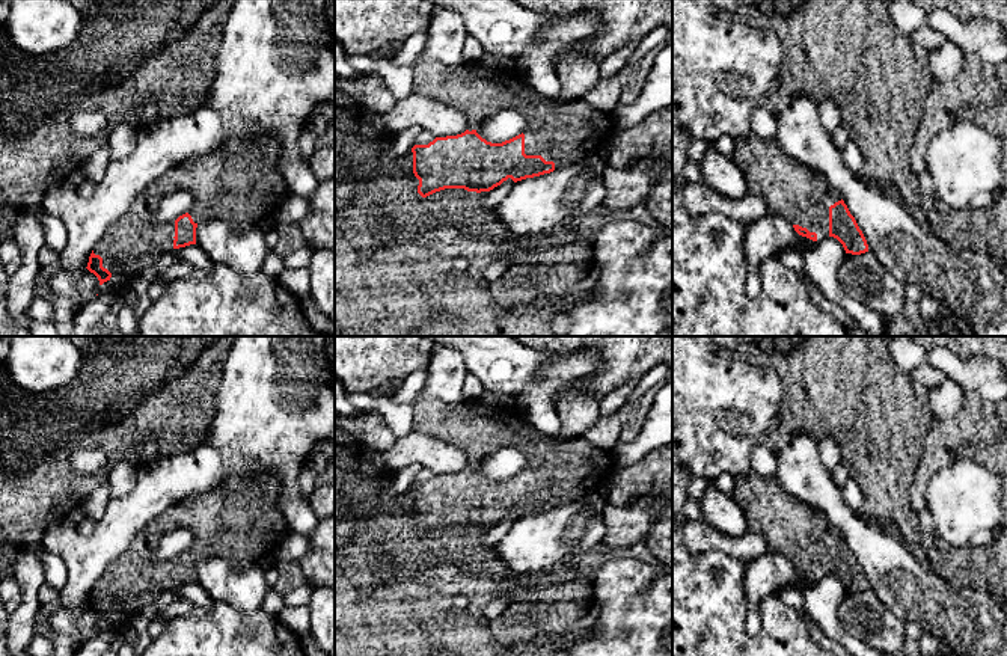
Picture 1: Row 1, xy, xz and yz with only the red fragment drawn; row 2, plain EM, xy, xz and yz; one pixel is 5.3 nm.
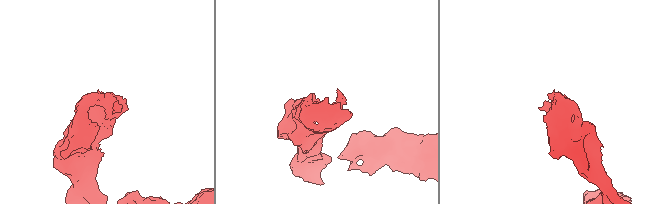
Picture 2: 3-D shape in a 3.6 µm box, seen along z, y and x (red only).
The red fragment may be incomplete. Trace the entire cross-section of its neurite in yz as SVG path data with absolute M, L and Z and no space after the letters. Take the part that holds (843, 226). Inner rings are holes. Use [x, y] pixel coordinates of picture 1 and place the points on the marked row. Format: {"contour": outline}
{"contour": "M755 133L736 140L733 160L745 172L749 192L767 202L769 216L781 216L813 241L837 238L846 253L868 252L867 240L840 193L814 169L787 155L778 140Z"}

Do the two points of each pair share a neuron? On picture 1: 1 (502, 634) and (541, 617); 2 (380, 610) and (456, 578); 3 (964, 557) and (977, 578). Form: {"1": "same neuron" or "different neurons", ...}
{"1": "same neuron", "2": "same neuron", "3": "same neuron"}

